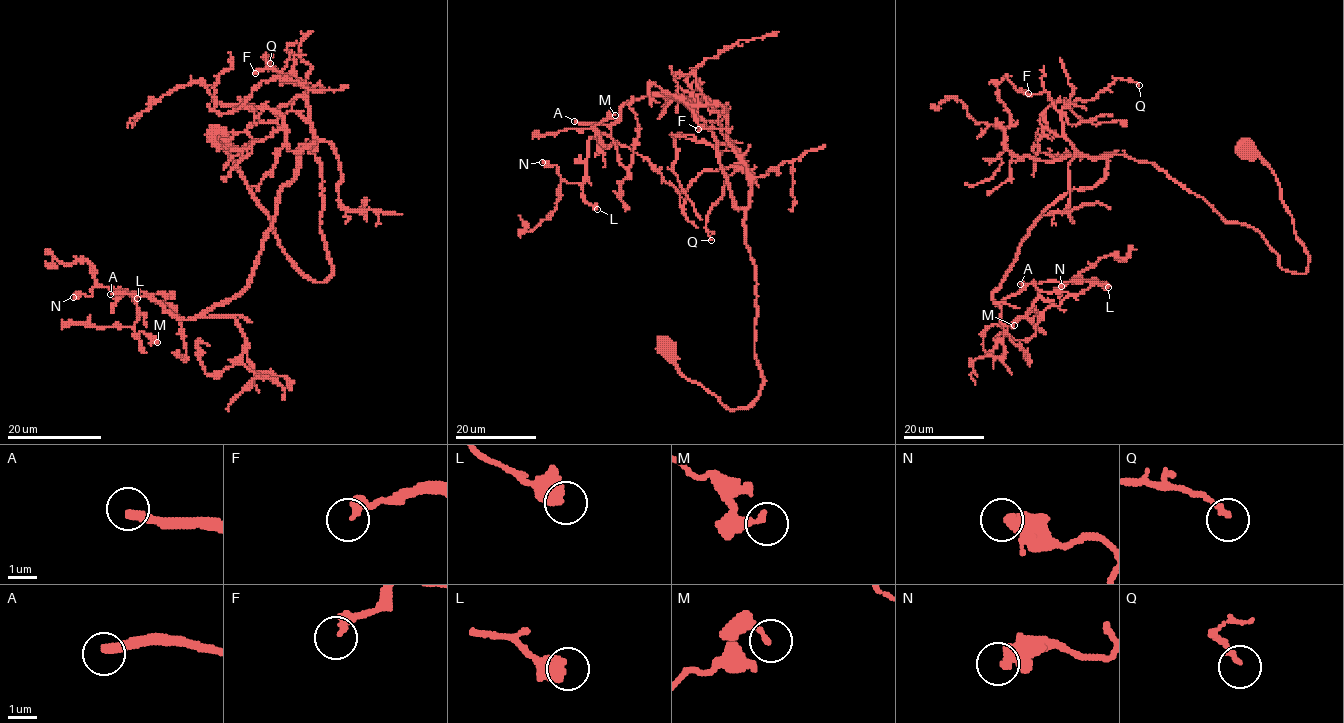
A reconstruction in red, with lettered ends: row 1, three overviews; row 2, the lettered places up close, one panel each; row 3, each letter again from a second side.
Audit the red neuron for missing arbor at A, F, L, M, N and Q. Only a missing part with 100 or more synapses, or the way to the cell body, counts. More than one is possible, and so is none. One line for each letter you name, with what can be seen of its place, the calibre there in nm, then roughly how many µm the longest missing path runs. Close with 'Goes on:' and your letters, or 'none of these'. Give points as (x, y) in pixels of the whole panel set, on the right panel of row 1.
A: at (1020, 284); 320 nm thick; about 110 µm are missing
Goes on: A

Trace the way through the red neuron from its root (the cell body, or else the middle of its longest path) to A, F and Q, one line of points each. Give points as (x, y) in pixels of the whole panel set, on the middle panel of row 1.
A: (667, 347), (728, 408), (757, 397), (756, 267), (713, 134), (662, 93), (629, 100), (609, 124), (574, 121)
F: (667, 347), (728, 408), (757, 397), (750, 172), (717, 122), (698, 129)
Q: (667, 347), (684, 376), (728, 408), (757, 397), (764, 377), (743, 162), (707, 215), (711, 240)

